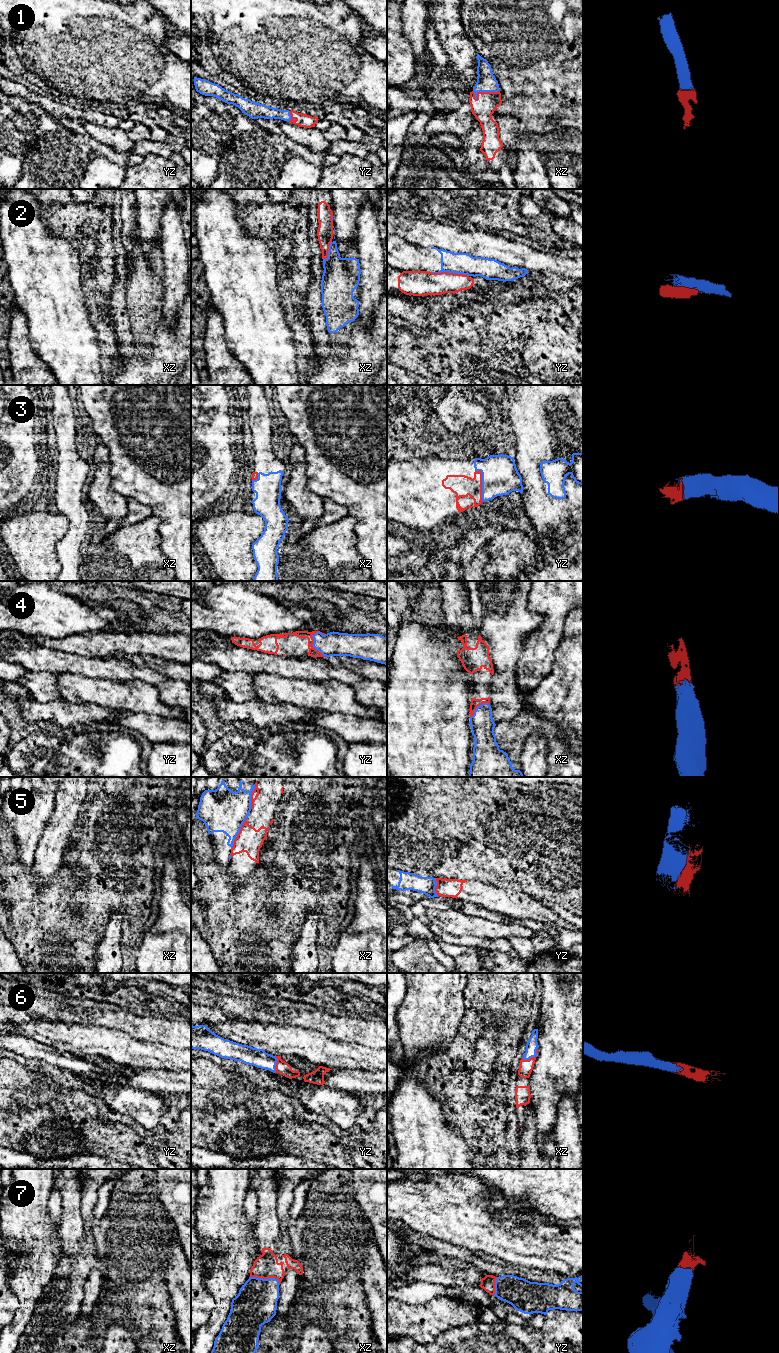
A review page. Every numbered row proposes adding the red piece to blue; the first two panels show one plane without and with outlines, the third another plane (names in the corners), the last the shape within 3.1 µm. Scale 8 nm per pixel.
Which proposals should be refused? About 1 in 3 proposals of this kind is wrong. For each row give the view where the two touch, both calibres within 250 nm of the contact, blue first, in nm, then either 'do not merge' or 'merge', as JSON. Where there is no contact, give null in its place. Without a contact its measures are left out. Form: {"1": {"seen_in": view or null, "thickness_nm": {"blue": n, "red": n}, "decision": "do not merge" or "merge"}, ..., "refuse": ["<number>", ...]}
{"1": {"seen_in": "xz", "thickness_nm": {"blue": 160, "red": 180}, "decision": "merge"}, "2": {"seen_in": "yz", "thickness_nm": {"blue": 180, "red": 200}, "decision": "do not merge"}, "3": {"seen_in": "yz", "thickness_nm": {"blue": 300, "red": 170}, "decision": "merge"}, "4": {"seen_in": "yz", "thickness_nm": {"blue": 190, "red": 70}, "decision": "merge"}, "5": {"seen_in": "xz", "thickness_nm": {"blue": 360, "red": 200}, "decision": "do not merge"}, "6": {"seen_in": "yz", "thickness_nm": {"blue": 150, "red": 110}, "decision": "merge"}, "7": {"seen_in": "xz", "thickness_nm": {"blue": 340, "red": 190}, "decision": "merge"}, "refuse": ["2", "5"]}

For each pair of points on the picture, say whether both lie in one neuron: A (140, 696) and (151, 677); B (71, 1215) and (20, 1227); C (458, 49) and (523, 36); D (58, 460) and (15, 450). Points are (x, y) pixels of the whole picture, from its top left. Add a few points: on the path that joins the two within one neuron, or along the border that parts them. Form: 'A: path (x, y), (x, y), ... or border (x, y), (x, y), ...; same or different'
A: border (125, 681), (143, 680), (155, 686); different
B: border (60, 1223), (60, 1244), (62, 1246); different
C: border (460, 21), (465, 34), (472, 41); different
D: path (47, 456), (26, 456); same

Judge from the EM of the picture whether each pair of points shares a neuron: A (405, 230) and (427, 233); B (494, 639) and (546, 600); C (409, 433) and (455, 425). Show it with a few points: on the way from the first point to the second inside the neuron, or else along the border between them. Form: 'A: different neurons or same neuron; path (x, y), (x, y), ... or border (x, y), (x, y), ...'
A: same neuron; path (410, 230), (422, 232)
B: different neurons; border (529, 591), (528, 606), (542, 622), (528, 633)
C: same neuron; path (420, 429), (425, 429), (428, 426), (444, 425)

